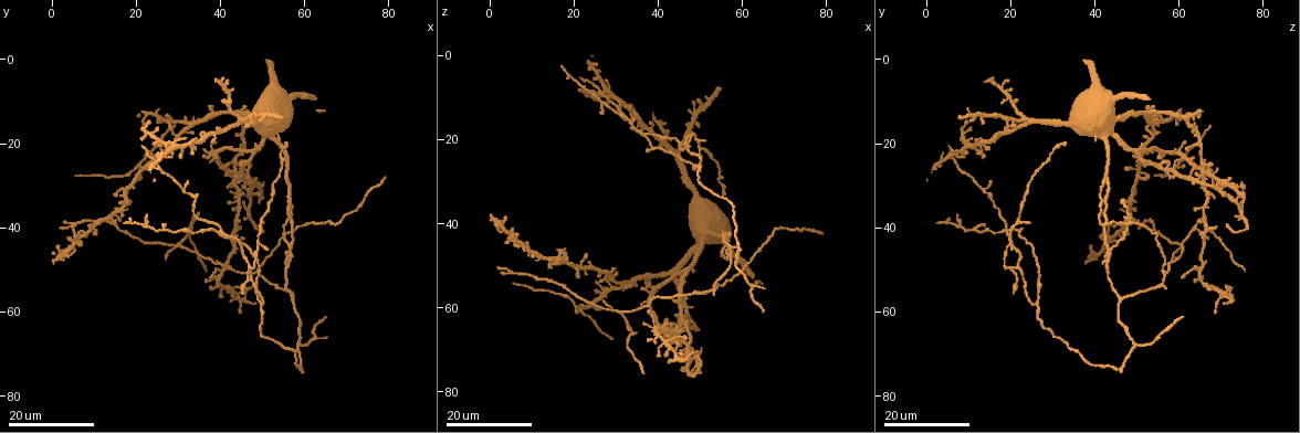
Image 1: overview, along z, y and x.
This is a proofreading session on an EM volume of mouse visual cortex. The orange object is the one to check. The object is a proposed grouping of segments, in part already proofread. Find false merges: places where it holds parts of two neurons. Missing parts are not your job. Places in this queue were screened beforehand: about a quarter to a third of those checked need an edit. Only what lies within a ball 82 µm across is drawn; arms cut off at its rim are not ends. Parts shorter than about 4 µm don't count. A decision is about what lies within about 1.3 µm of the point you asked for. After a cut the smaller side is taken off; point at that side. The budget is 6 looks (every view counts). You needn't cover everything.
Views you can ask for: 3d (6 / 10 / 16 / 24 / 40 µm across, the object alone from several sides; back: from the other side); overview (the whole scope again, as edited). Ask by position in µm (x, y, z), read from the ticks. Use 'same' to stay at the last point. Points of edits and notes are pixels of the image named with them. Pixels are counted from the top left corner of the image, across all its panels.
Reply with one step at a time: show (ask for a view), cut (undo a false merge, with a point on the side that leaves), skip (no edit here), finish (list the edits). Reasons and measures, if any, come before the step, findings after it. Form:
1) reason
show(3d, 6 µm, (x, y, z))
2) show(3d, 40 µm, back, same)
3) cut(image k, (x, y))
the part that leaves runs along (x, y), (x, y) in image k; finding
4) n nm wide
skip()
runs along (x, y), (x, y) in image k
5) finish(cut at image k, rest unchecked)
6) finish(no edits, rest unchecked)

four or more arms meet
show(3d, 24 µm, (30.5, 44.0, 60.5))

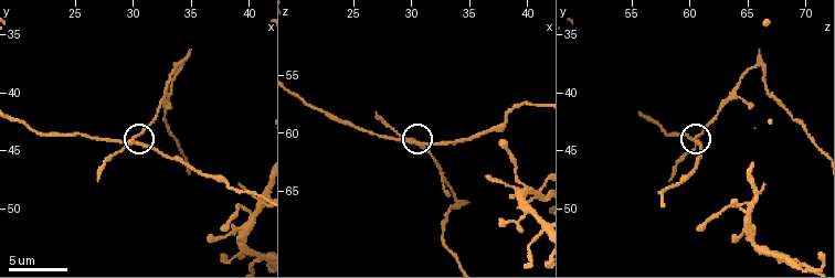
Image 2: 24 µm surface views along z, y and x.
show(3d, 6 µm, (30.0, 43.8, 60.6))

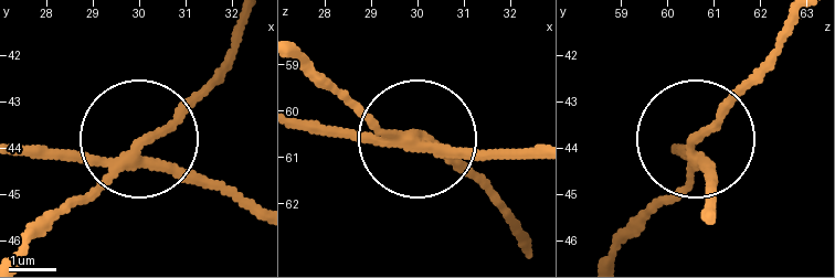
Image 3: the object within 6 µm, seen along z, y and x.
show(3d, 6 µm, back, (30.05, 43.85, 60.65))

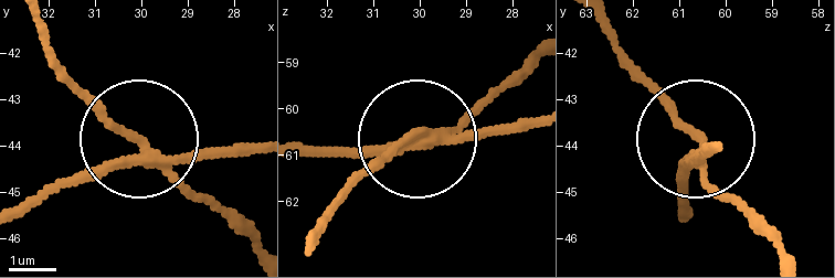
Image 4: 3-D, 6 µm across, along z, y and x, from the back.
210 nm wide
cut(image 4, (105, 108))
the part that leaves runs along (145, 154), (39, 29) in image 4; two neurons meet here

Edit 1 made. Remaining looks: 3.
show(overview)

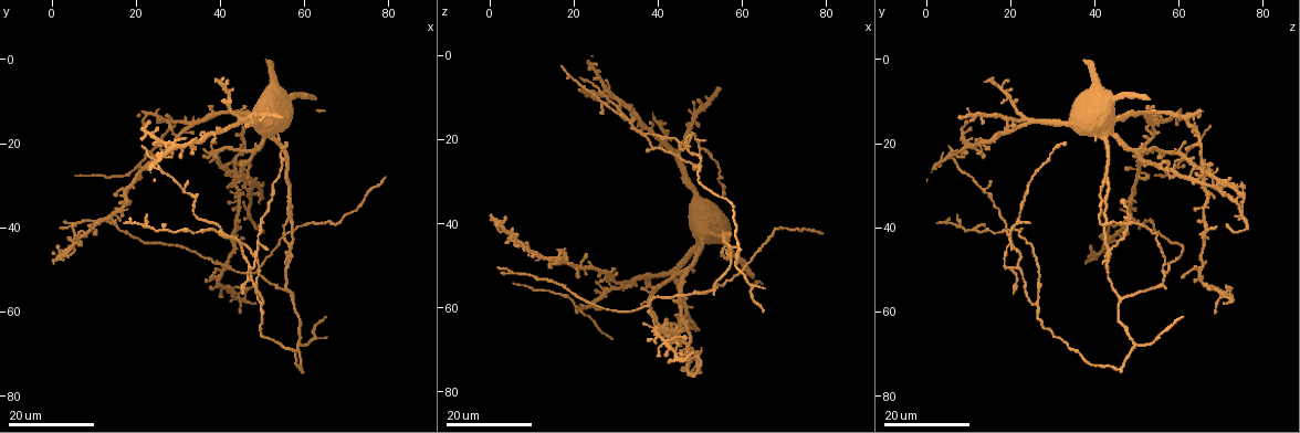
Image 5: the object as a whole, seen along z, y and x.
branch point
show(3d, 24 µm, (58.5, 68.0, 50.0))

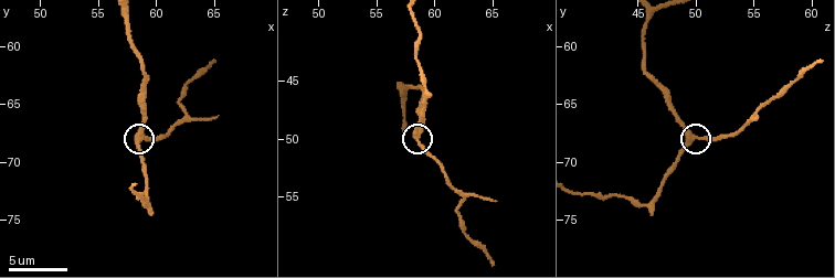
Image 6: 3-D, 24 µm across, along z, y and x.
show(3d, 10 µm, (58.6, 68.0, 50.0))

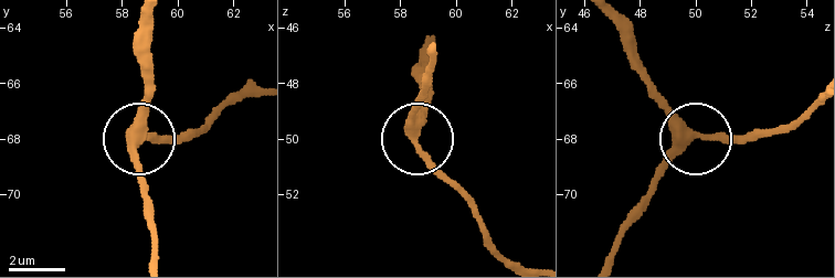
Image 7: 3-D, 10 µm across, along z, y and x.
side arm 16 µm
skip()
runs along (611, 20), (640, 77), (689, 127), (704, 134), (765, 134) in image 7; one neuron here

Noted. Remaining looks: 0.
finish(cut at image 4, rest unchecked)

